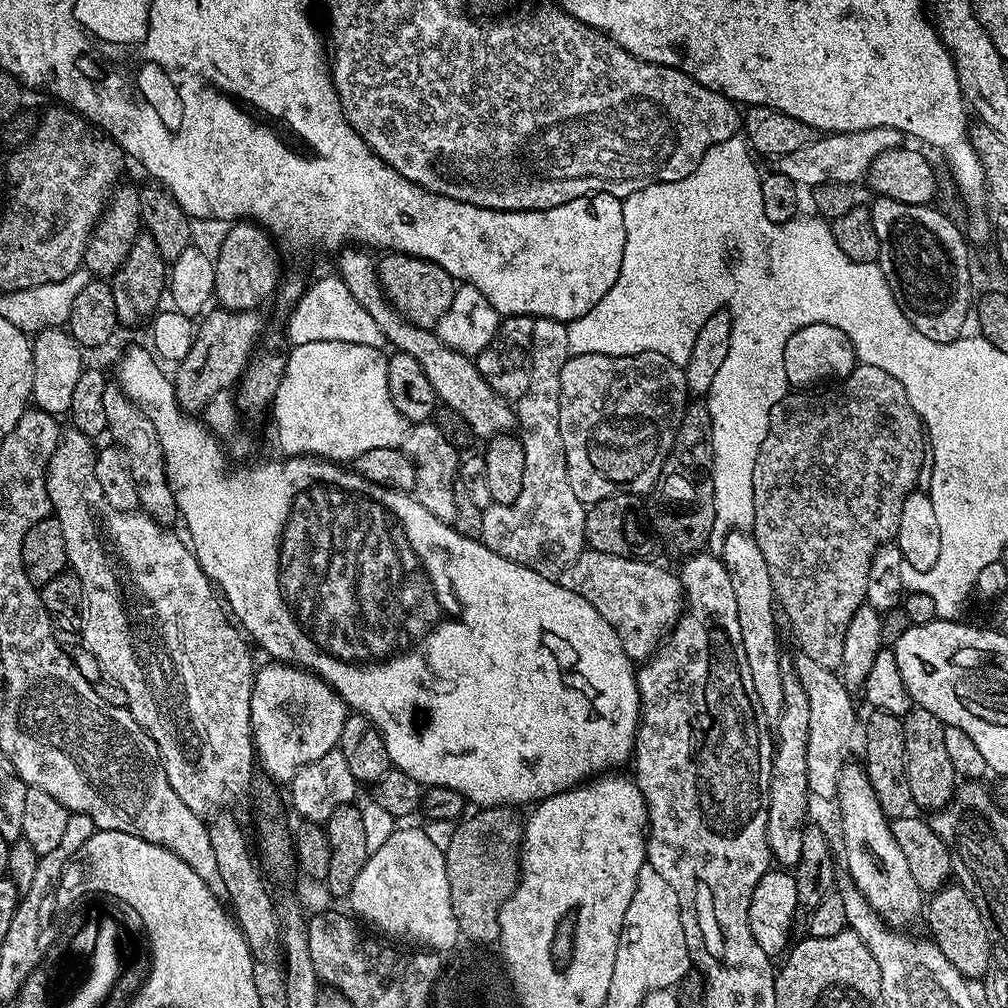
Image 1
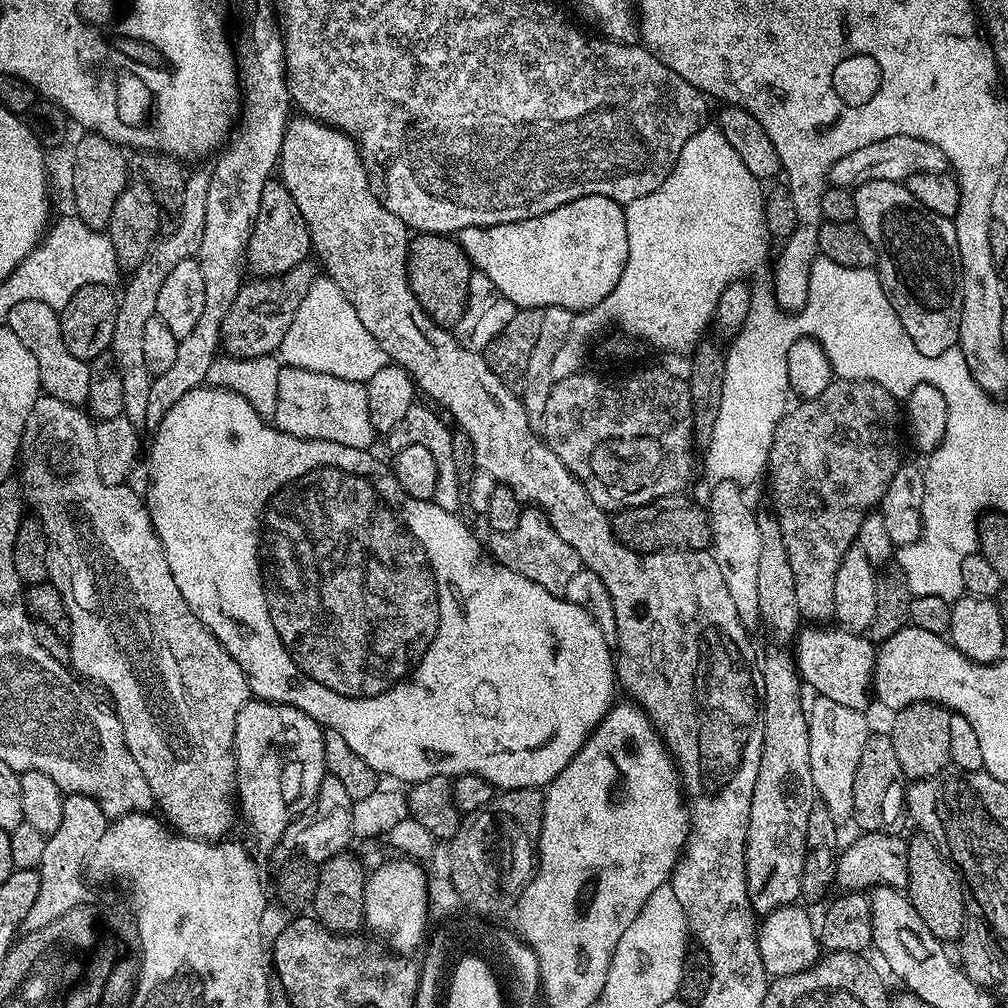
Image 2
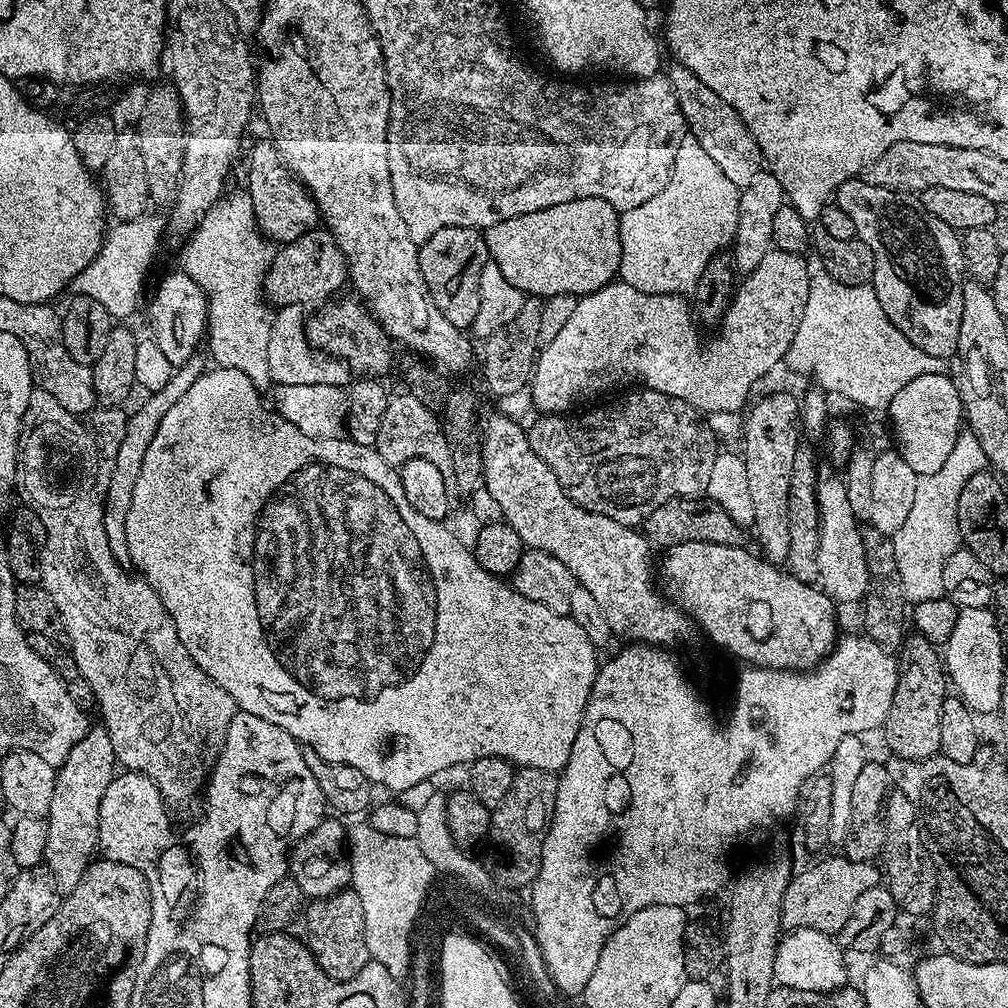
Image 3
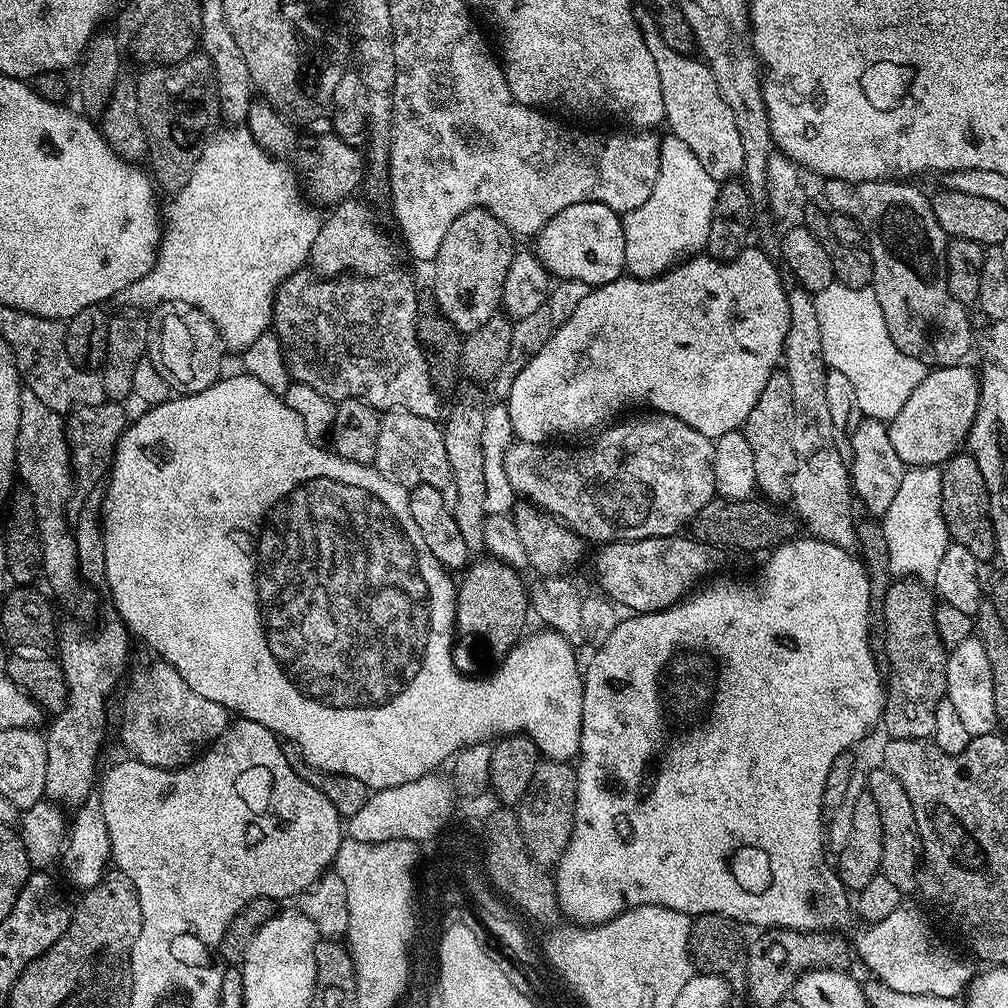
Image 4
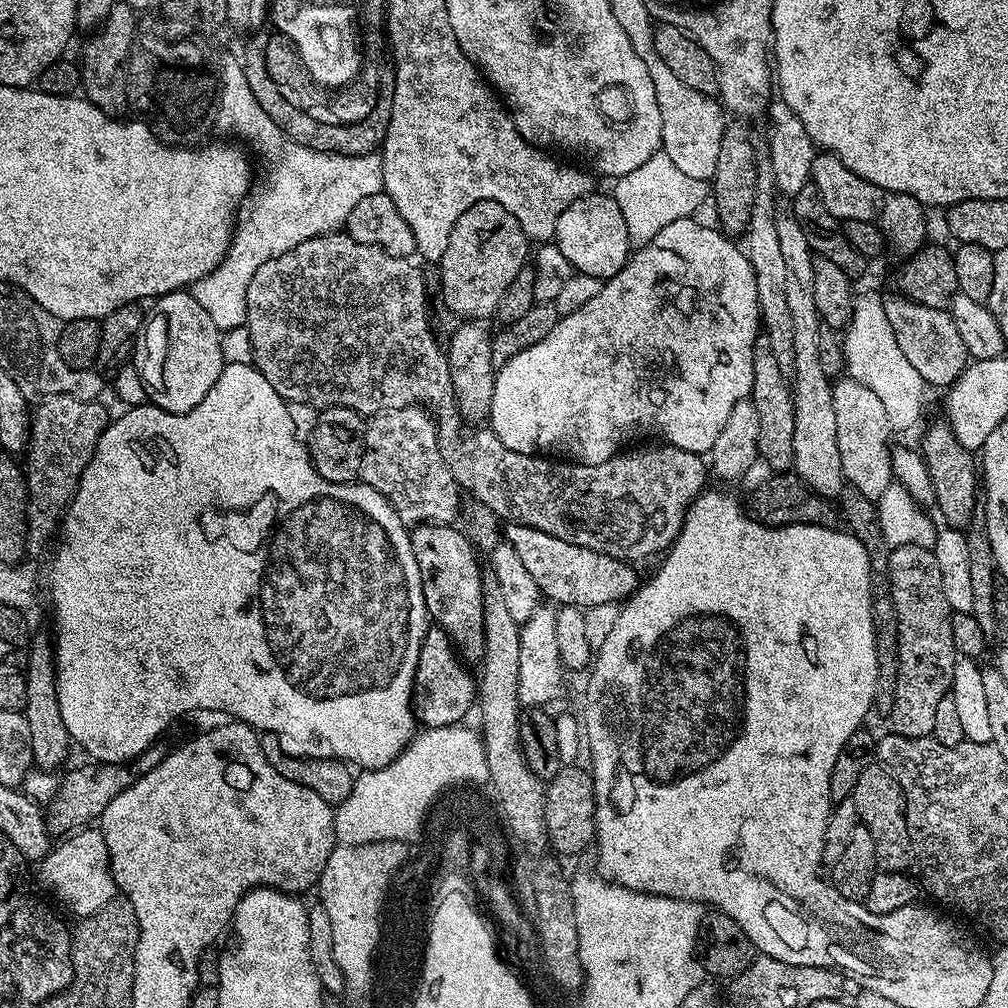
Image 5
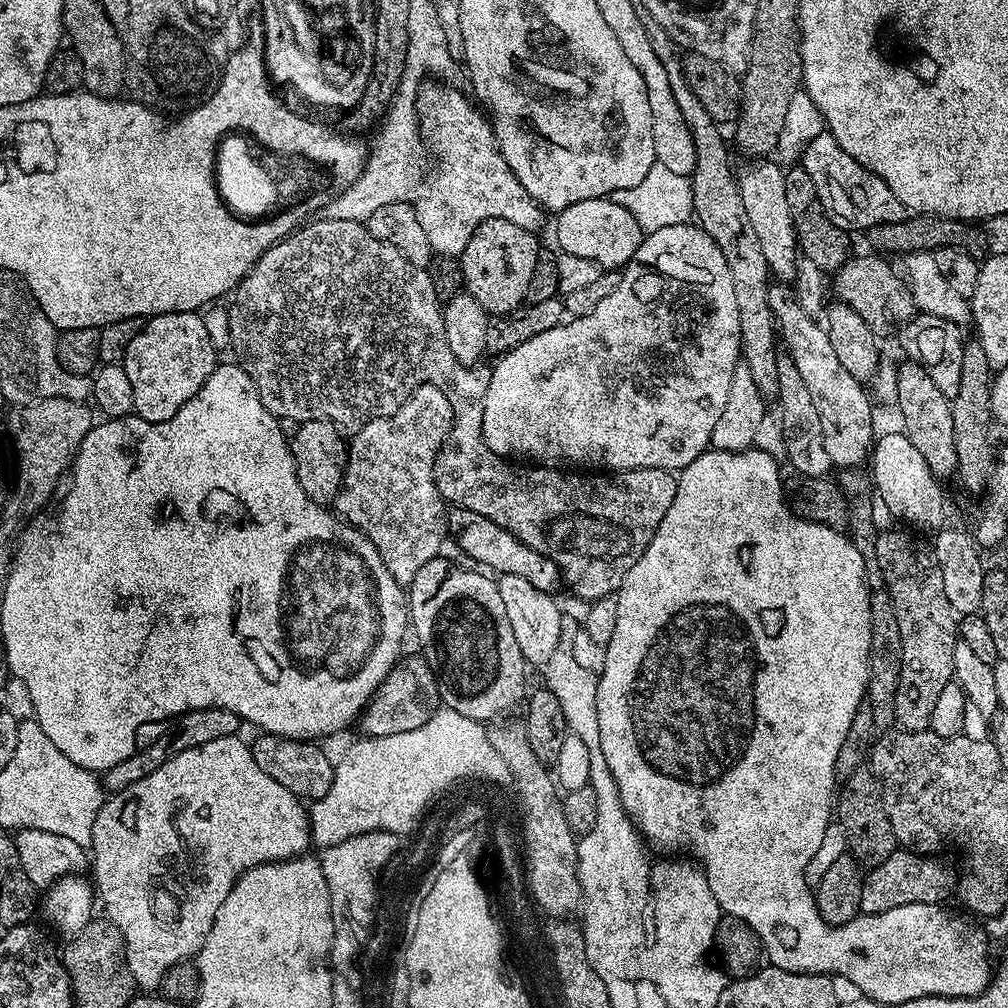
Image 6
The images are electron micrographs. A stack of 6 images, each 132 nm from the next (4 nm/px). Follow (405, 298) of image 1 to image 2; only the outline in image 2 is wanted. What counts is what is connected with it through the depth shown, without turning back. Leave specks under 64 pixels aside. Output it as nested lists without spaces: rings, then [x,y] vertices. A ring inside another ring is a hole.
[[[422,232],[413,235],[408,242],[408,285],[414,290],[414,298],[430,314],[435,324],[452,330],[466,306],[466,294],[470,286],[473,267],[468,256],[460,249],[451,235]]]

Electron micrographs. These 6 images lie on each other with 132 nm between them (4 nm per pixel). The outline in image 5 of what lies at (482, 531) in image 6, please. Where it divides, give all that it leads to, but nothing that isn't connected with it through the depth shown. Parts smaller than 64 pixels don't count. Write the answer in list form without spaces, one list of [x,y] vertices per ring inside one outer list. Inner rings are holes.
[[[509,523],[503,529],[502,536],[514,548],[518,558],[522,558],[526,570],[530,570],[530,578],[534,578],[534,582],[540,587],[541,597],[548,599],[549,596],[553,605],[574,606],[581,610],[603,604],[619,605],[642,583],[629,561],[608,556],[604,552],[595,552],[586,546],[564,542],[533,526]]]

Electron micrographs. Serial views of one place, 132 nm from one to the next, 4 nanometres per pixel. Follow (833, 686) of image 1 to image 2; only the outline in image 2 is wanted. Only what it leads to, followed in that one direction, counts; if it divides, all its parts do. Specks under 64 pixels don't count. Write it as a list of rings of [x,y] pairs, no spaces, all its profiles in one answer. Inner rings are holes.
[[[816,696],[813,704],[807,709],[808,737],[810,738],[810,774],[814,778],[816,795],[826,804],[830,814],[837,822],[853,819],[854,806],[854,774],[857,773],[858,762],[861,761],[862,750],[870,735],[867,715],[858,710],[850,710],[850,706],[841,706],[839,702],[830,702],[830,698]]]

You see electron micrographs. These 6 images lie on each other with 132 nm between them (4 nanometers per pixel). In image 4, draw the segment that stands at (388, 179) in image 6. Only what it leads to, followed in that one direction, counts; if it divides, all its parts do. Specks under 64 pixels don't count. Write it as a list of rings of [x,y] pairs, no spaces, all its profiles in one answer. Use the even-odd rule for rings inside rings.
[[[248,128],[244,132],[224,132],[224,136],[216,136],[216,144],[204,152],[204,160],[200,160],[192,184],[184,188],[184,212],[172,208],[162,220],[160,246],[152,268],[123,290],[122,299],[134,310],[151,310],[170,301],[186,302],[208,315],[225,349],[248,348],[253,336],[272,324],[272,302],[280,281],[309,263],[314,238],[318,238],[321,213],[316,213],[311,203],[300,201],[302,184],[296,181],[295,175],[293,165],[269,154]]]

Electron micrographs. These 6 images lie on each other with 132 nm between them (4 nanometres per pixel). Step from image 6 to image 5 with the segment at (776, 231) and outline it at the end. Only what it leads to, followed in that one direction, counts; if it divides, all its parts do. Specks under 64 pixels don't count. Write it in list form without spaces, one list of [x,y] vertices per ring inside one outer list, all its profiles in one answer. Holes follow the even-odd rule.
[[[791,214],[781,215],[777,219],[779,248],[782,250],[783,261],[786,262],[786,301],[793,318],[794,328],[794,362],[790,373],[790,387],[794,402],[794,458],[792,468],[808,487],[813,488],[820,496],[839,497],[840,491],[846,485],[842,458],[838,458],[838,425],[834,419],[834,398],[832,397],[833,381],[822,372],[818,360],[818,326],[821,322],[818,310],[814,306],[814,266],[812,248],[806,242],[806,234],[796,217]]]

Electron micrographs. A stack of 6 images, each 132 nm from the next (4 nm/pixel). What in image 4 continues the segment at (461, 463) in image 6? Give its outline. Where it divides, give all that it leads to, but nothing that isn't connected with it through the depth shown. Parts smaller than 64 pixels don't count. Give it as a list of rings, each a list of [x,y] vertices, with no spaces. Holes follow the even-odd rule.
[[[299,270],[280,281],[272,302],[272,324],[280,329],[287,344],[285,362],[297,384],[305,384],[333,402],[365,400],[379,410],[400,410],[431,420],[439,417],[441,393],[432,380],[424,348],[416,337],[418,291],[408,272],[389,270],[377,276],[345,274],[313,278]],[[659,414],[637,416],[640,416],[637,420],[624,418],[603,429],[608,434],[608,440],[604,440],[604,448],[600,448],[600,452],[592,452],[592,456],[588,456],[588,460],[572,460],[572,472],[588,472],[588,484],[580,484],[580,492],[584,492],[584,496],[592,496],[592,532],[596,532],[596,542],[619,542],[621,540],[641,540],[655,536],[677,535],[683,529],[680,527],[683,524],[685,527],[700,513],[702,506],[706,506],[716,496],[716,483],[714,482],[716,446],[714,441],[706,434],[698,434],[698,430],[694,430],[694,426],[686,426],[686,422],[673,416]]]

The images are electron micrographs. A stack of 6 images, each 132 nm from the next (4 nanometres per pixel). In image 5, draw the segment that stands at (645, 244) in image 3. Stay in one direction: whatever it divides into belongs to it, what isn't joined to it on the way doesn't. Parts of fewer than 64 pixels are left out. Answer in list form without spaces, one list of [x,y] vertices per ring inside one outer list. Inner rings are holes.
[[[660,151],[652,156],[654,162],[649,160],[642,162],[638,170],[630,170],[630,174],[621,176],[615,181],[614,195],[618,202],[618,210],[622,210],[622,218],[626,222],[628,243],[633,249],[643,248],[650,242],[650,238],[654,238],[654,234],[658,234],[658,230],[662,230],[662,226],[670,226],[670,222],[689,219],[702,208],[701,204],[694,204],[692,200],[694,196],[692,186],[690,190],[682,188],[682,190],[670,190],[668,194],[656,194],[656,180],[660,182],[660,170],[664,164],[660,164]],[[648,182],[650,182],[650,194],[648,194]]]

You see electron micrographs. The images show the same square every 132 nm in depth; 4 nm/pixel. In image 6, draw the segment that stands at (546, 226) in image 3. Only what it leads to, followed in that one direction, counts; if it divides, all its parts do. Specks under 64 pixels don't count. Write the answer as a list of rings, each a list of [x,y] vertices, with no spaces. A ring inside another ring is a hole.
[[[610,198],[574,202],[574,206],[562,209],[555,220],[559,251],[574,254],[574,258],[590,258],[601,270],[623,269],[634,258],[642,239],[634,214]]]

